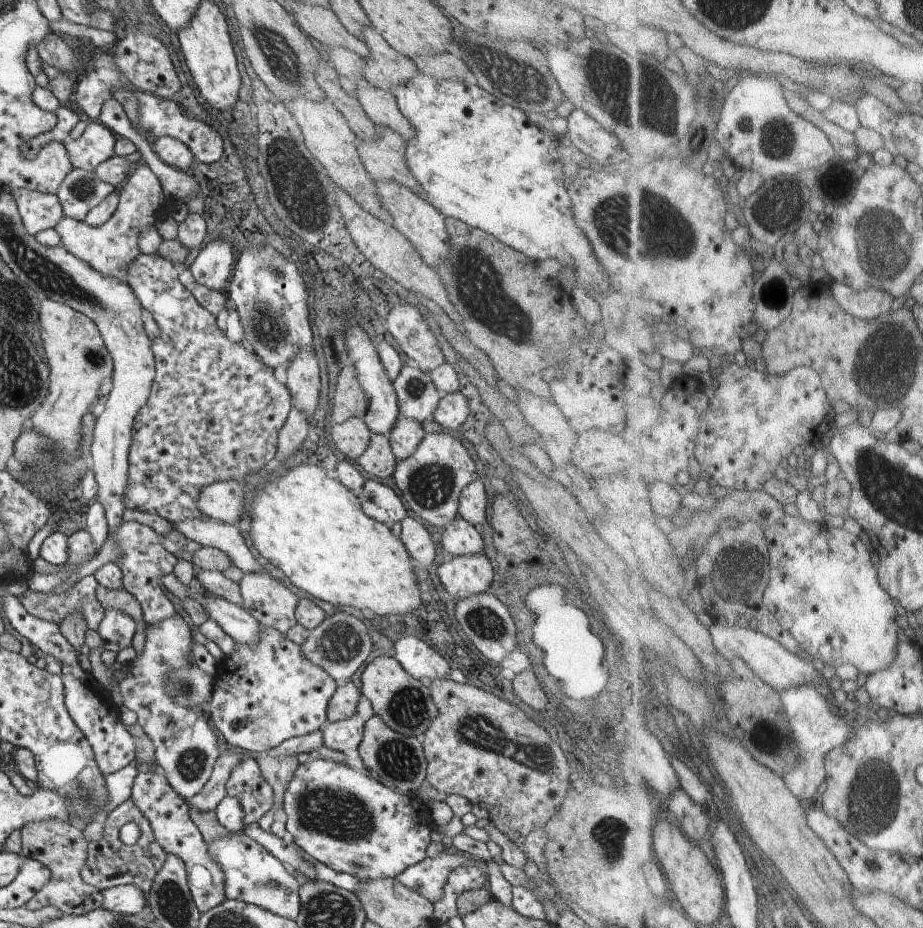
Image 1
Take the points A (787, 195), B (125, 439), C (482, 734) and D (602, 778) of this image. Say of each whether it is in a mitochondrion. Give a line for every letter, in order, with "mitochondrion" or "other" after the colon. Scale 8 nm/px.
A: mitochondrion
B: other
C: mitochondrion
D: other

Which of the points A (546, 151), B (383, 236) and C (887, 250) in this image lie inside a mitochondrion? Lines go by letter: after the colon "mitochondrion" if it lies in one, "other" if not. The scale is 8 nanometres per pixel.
A: other
B: other
C: mitochondrion

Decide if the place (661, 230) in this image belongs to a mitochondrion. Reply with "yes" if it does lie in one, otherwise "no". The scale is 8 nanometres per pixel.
yes

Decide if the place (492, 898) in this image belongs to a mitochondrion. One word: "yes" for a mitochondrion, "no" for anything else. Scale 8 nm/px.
no

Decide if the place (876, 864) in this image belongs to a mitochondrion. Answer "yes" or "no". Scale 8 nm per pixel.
yes

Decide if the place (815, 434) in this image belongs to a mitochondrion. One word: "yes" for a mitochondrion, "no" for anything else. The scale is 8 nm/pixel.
no

